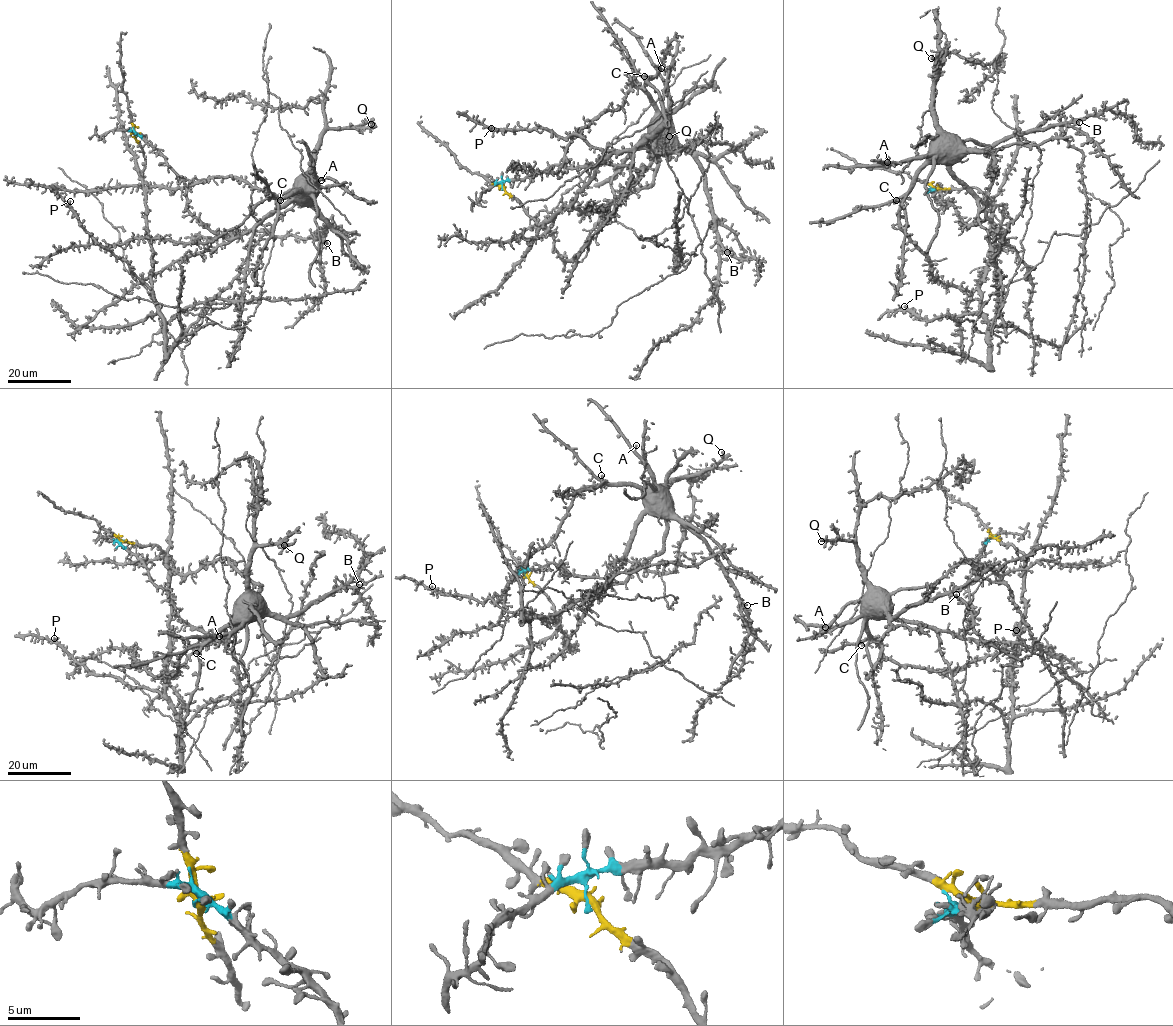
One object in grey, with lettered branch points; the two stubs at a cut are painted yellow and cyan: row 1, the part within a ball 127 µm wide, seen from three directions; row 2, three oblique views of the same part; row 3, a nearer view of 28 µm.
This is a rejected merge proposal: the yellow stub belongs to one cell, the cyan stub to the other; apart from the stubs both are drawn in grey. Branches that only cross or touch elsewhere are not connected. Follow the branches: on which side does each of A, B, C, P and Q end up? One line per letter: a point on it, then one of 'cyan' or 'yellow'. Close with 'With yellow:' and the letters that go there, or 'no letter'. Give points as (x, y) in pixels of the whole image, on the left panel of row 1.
A: at (321, 180); cyan
B: at (327, 243); cyan
C: at (280, 200); cyan
P: at (70, 201); yellow
Q: at (371, 124); cyan
With yellow: P

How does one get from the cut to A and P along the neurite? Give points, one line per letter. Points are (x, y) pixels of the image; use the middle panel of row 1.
A: (502, 188), (504, 182), (556, 165), (647, 166), (666, 110), (661, 68)
P: (502, 188), (540, 224), (575, 199), (612, 151), (588, 144), (576, 135), (565, 137), (542, 128), (490, 128)

